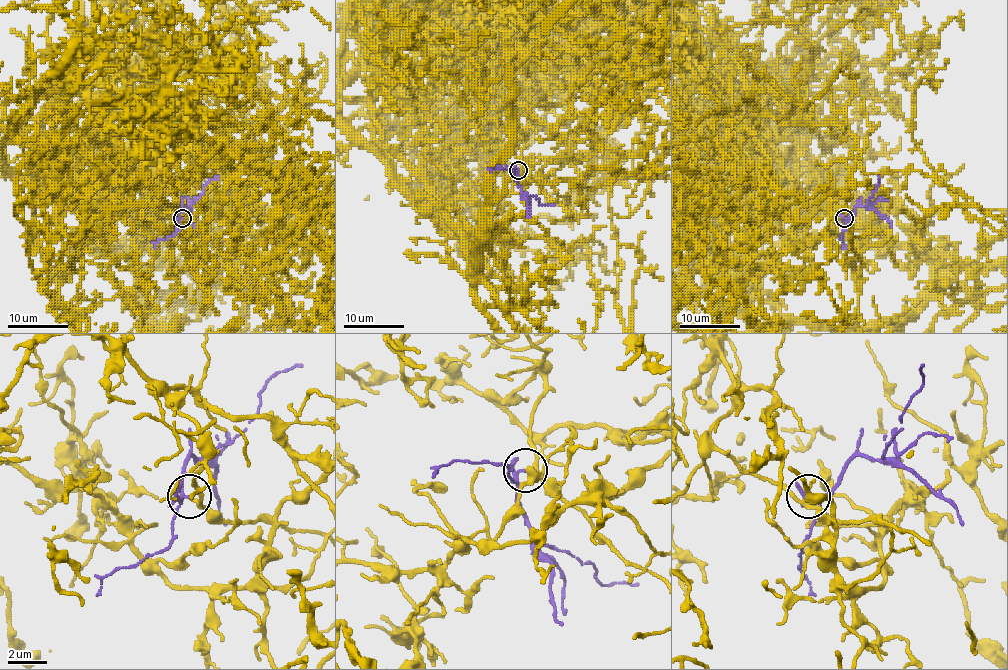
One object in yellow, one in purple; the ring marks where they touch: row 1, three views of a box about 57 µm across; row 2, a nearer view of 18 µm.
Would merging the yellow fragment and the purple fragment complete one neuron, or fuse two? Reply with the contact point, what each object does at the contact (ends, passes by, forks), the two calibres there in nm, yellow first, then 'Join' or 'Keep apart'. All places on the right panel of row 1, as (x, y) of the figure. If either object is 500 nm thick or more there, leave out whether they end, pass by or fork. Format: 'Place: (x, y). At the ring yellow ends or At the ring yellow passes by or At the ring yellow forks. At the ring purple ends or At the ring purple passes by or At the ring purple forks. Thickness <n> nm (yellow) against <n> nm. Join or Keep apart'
Place: (844, 218). At the ring yellow passes by. At the ring purple forks. Thickness 180 nm (yellow) against 140 nm. Keep apart

